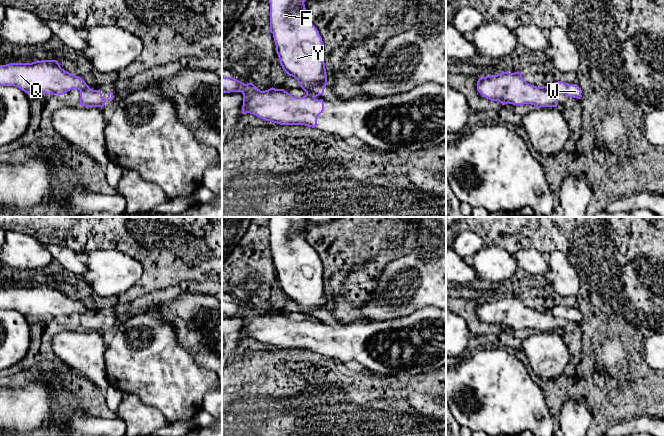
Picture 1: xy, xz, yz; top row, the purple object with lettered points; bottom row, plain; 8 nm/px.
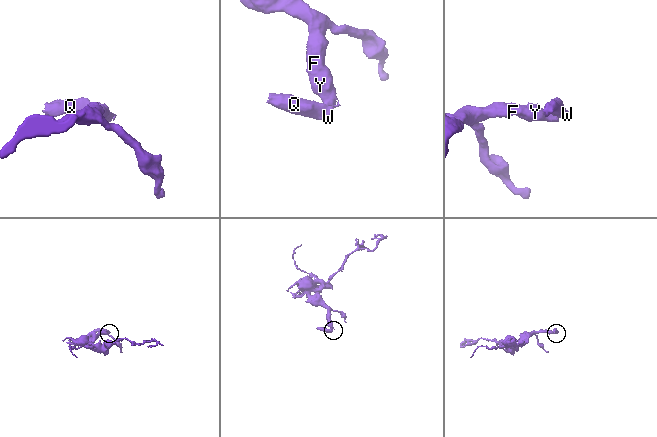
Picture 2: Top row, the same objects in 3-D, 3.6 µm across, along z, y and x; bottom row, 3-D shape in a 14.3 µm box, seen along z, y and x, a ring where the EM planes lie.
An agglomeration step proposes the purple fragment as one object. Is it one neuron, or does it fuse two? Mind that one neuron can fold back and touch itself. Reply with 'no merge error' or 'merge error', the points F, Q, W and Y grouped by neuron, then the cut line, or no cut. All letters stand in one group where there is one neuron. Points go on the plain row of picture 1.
merge error | F Y / Q W | xy (89, 311), (80, 316)

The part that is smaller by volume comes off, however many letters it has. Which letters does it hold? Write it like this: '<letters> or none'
Q, W

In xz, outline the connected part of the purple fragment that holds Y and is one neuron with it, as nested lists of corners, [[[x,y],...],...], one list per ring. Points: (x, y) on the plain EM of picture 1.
[[[270,217],[270,251],[280,288],[288,300],[294,301],[309,321],[324,318],[327,298],[324,287],[324,267],[317,252],[305,237],[306,217]]]

